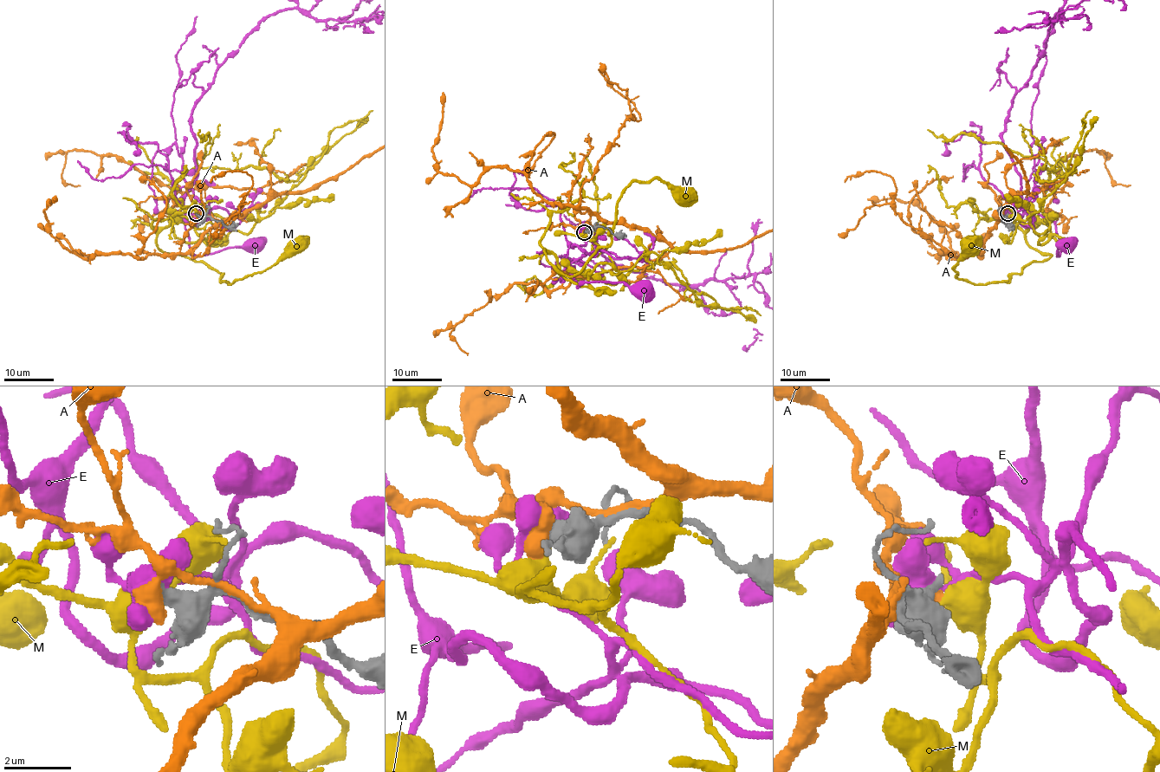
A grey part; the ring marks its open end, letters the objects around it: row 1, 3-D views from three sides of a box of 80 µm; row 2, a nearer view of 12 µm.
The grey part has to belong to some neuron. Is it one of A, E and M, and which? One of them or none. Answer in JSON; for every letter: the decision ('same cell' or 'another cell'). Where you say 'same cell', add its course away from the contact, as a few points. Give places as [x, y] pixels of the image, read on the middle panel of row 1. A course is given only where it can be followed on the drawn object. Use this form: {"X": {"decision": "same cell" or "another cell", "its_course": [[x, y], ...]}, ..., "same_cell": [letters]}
{"A": {"decision": "another cell"}, "E": {"decision": "another cell"}, "M": {"decision": "another cell"}, "same_cell": []}

